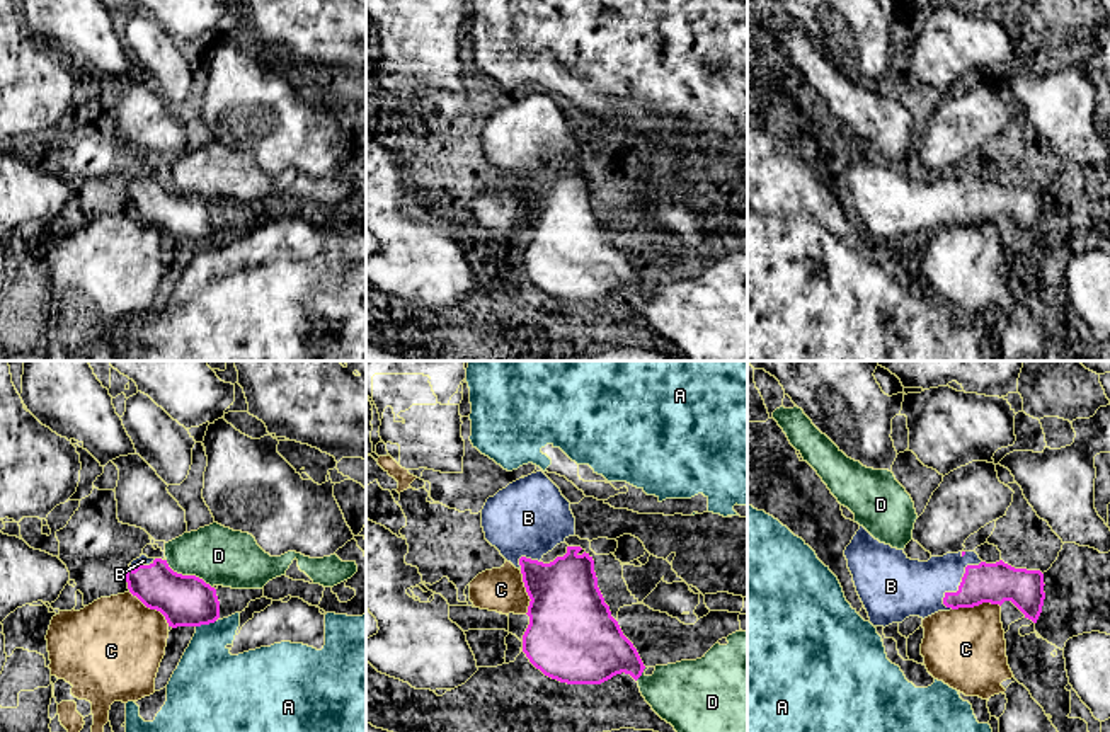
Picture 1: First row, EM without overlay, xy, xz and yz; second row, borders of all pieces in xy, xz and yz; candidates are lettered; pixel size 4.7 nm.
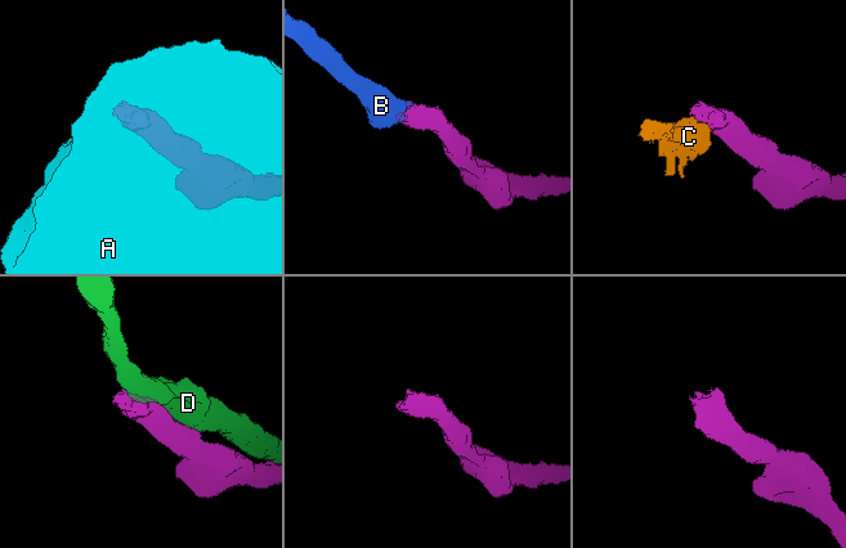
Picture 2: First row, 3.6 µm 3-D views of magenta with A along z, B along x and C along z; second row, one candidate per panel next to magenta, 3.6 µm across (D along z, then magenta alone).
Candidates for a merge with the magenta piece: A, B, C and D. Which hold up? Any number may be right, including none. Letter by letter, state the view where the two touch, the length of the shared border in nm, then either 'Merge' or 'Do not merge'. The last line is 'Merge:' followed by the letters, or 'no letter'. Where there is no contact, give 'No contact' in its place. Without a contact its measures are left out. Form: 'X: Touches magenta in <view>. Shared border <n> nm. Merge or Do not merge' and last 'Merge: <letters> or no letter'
A: Touches magenta in xy. Shared border 100 nm. Do not merge
B: Touches magenta in yz. Shared border 280 nm. Merge
C: Touches magenta in yz. Shared border 240 nm. Do not merge
D: Touches magenta in xy. Shared border 260 nm. Do not merge
Merge: B

